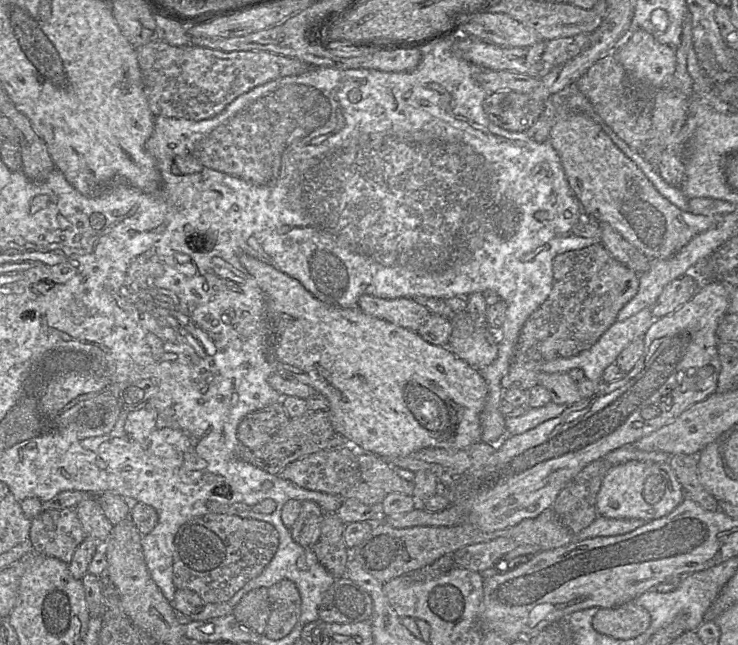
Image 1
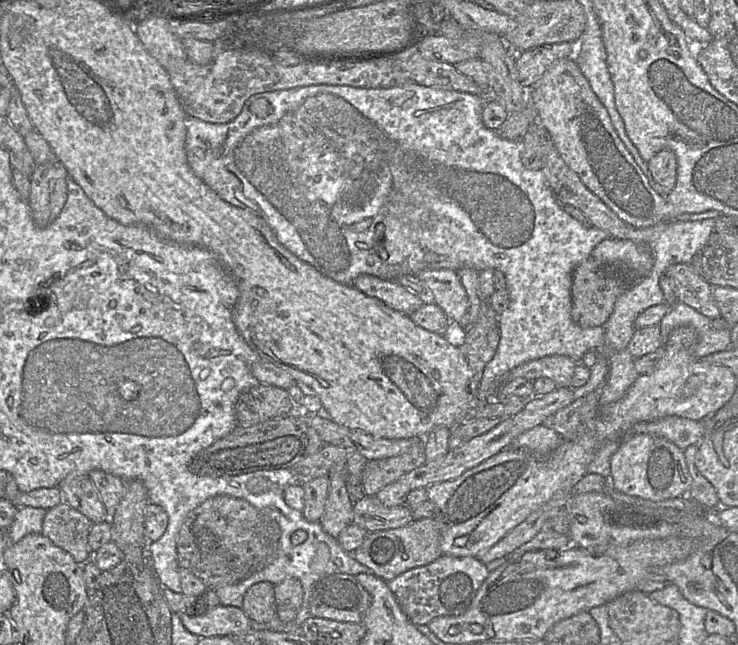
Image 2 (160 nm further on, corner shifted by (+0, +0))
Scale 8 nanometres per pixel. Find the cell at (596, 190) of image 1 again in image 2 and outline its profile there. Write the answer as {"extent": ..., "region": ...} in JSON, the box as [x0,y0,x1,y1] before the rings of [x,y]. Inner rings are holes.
{"extent":[529,58,676,229],"region":[[[563,58],[554,62],[529,89],[539,122],[550,134],[564,162],[623,222],[643,229],[676,218],[666,198],[650,186],[619,138],[606,108],[575,61]]]}

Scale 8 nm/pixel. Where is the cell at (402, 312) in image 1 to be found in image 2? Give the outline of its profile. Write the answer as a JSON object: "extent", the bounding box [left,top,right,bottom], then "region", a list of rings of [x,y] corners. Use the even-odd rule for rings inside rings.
{"extent":[353,274,424,315],"region":[[[369,274],[359,275],[353,286],[367,296],[377,298],[389,308],[411,315],[424,302],[396,280],[385,280]]]}

